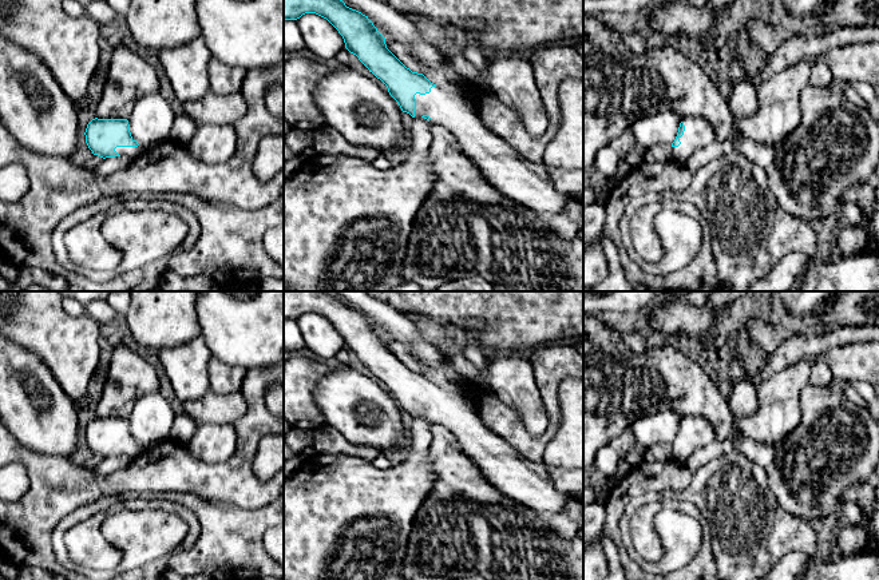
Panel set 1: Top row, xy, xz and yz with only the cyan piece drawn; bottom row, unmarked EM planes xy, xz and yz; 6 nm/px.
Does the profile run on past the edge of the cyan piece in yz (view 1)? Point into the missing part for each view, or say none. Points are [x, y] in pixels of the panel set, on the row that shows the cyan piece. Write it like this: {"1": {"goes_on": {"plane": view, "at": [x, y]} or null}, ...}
{"1": {"goes_on": {"plane": "yz", "at": [699, 132]}}}

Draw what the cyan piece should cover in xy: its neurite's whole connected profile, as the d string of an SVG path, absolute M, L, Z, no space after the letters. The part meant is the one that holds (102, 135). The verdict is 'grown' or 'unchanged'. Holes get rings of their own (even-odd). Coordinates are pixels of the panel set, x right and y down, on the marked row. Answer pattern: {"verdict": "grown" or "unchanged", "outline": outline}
{"verdict": "grown", "outline": "M92 119L86 128L86 143L94 155L103 159L126 156L138 158L144 147L132 139L127 119Z"}

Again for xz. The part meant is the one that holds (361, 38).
{"verdict": "grown", "outline": "M284 0L284 20L297 20L305 13L326 19L343 36L345 48L380 79L403 112L424 118L432 124L450 130L462 152L480 170L486 180L506 198L531 208L539 215L553 216L563 212L571 199L561 194L543 164L532 163L516 152L506 140L491 132L480 118L467 106L466 98L448 92L431 83L423 74L412 72L388 48L385 37L368 16L345 5L343 0Z"}

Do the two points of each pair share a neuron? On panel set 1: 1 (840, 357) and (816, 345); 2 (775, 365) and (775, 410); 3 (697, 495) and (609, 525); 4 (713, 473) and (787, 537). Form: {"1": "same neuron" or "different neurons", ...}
{"1": "different neurons", "2": "different neurons", "3": "different neurons", "4": "same neuron"}

